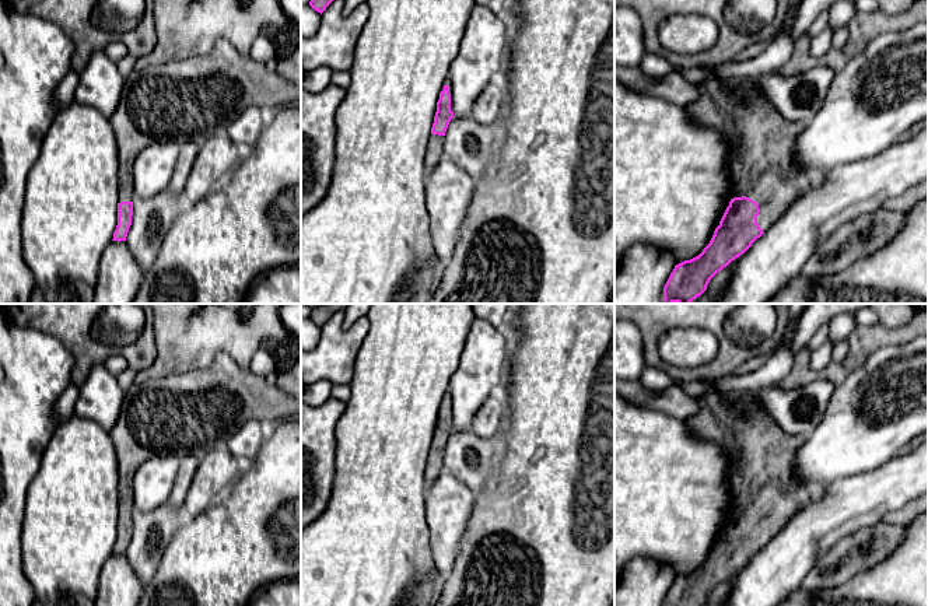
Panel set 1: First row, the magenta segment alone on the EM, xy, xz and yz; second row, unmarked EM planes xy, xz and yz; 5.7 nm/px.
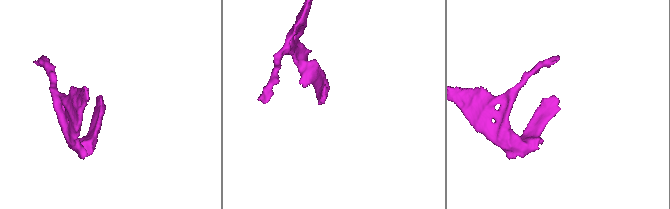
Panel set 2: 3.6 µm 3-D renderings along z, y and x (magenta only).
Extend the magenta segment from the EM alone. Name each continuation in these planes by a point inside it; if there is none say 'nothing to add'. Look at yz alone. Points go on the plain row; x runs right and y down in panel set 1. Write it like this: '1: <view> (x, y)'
1: yz (762, 479)

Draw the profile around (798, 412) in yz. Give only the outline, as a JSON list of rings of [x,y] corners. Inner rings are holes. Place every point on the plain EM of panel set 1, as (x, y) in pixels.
[[[823,378],[798,389],[780,389],[774,385],[753,393],[759,406],[788,434],[809,437],[824,417],[836,385]]]

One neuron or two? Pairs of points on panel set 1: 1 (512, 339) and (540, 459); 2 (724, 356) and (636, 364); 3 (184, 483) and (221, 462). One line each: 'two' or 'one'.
1: two
2: two
3: two

